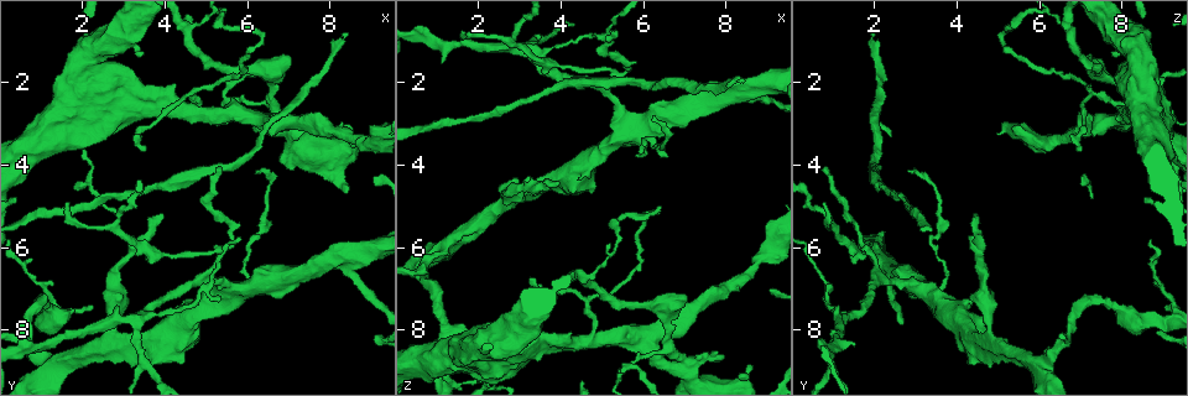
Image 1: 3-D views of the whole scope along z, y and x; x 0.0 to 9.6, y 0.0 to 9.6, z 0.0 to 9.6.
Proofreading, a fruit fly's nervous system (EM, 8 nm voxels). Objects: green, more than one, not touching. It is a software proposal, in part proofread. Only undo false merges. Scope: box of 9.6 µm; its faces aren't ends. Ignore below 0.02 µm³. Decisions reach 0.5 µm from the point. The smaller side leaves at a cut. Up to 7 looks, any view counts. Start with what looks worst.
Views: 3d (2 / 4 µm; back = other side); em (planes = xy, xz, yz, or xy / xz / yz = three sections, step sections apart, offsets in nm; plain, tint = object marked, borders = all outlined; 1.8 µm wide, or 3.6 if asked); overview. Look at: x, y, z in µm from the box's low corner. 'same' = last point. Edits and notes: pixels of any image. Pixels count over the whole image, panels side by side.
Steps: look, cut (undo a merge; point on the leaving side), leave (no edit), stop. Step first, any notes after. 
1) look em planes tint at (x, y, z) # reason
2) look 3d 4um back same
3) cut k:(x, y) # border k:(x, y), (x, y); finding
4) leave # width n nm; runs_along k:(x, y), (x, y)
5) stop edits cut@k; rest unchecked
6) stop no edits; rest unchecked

look 3d 4um at (7.00, 3.15, 8.90) # sudden change in width

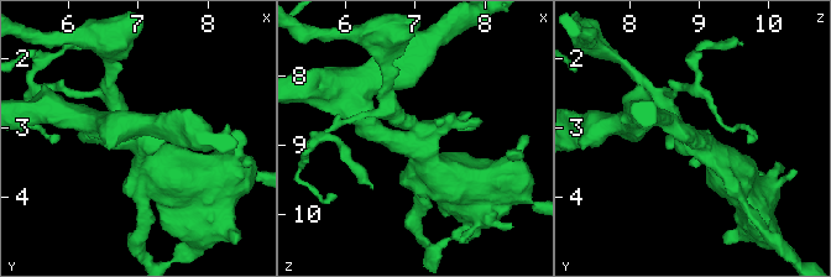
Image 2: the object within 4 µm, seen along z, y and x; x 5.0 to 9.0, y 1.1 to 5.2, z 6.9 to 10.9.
look em planes tint at (7.00, 3.15, 8.90)

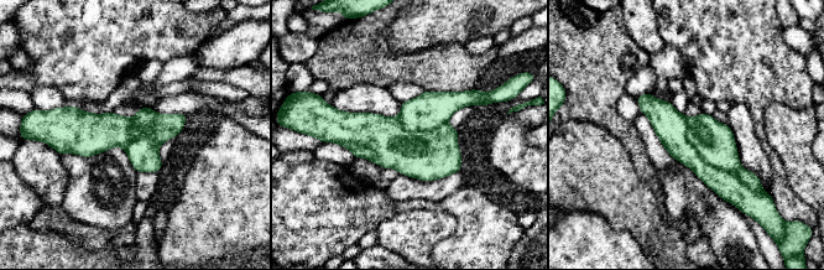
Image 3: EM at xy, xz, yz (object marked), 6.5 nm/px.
cut 3:(728, 186) # part_leaving 3:(641, 98), (705, 172), (734, 188); two neurons meet here

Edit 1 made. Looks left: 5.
look overview # see it whole again

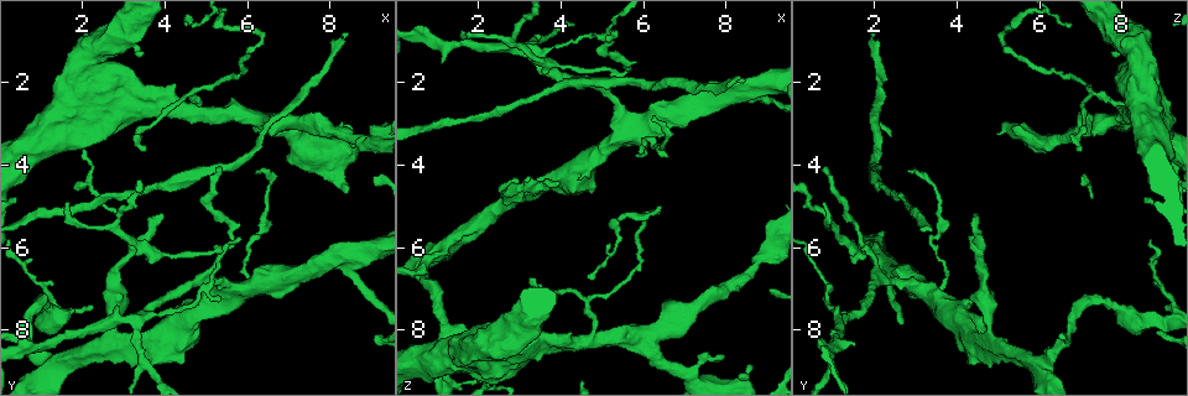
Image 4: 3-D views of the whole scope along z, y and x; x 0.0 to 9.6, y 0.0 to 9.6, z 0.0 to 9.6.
look em planes tint at (1.15, 9.00, 6.15) # abrupt turn

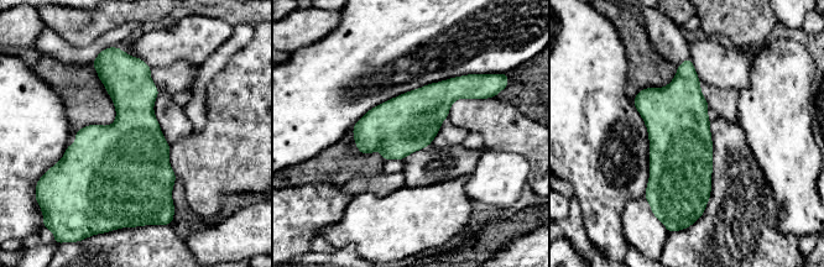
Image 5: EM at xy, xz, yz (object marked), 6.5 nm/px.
leave # one neuron here

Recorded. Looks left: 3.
look 3d 4um at (3.25, 7.70, 1.35) # looks like a crossing

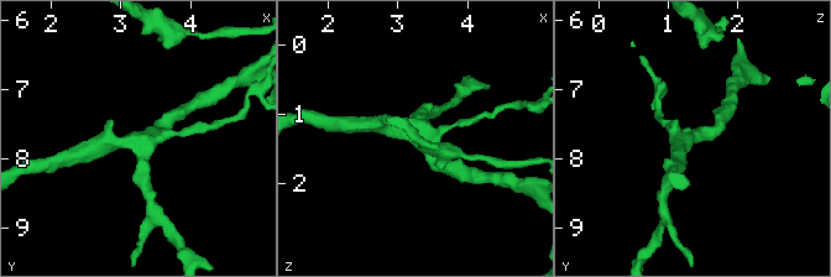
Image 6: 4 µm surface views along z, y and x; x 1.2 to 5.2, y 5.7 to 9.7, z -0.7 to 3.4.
look em planes tint at (3.25, 7.70, 1.35) # arms 4

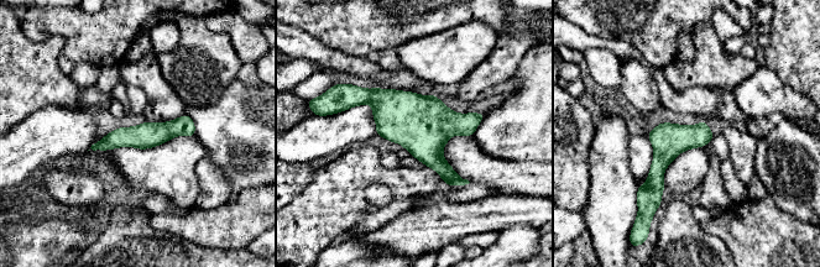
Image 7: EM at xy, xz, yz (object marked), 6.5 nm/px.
leave # width 170 nm; runs_along 7:(192, 127), (123, 136), (97, 146); one neuron here

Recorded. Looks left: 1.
stop edits cut@3; rest unchecked

